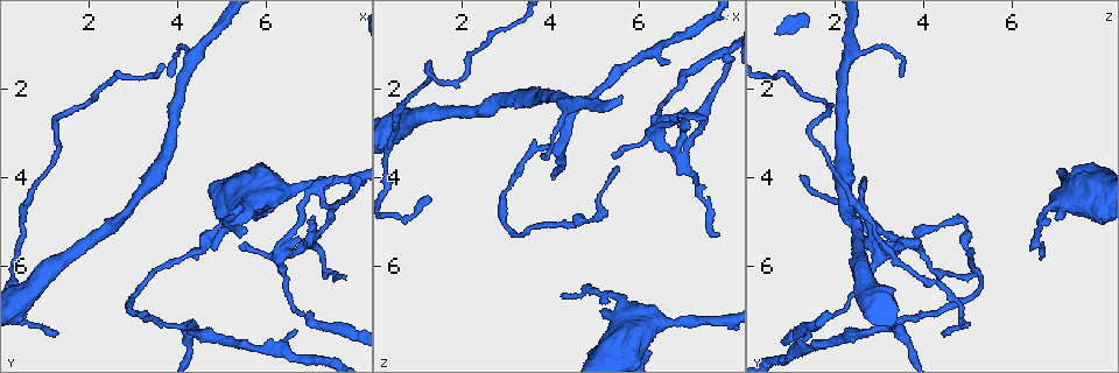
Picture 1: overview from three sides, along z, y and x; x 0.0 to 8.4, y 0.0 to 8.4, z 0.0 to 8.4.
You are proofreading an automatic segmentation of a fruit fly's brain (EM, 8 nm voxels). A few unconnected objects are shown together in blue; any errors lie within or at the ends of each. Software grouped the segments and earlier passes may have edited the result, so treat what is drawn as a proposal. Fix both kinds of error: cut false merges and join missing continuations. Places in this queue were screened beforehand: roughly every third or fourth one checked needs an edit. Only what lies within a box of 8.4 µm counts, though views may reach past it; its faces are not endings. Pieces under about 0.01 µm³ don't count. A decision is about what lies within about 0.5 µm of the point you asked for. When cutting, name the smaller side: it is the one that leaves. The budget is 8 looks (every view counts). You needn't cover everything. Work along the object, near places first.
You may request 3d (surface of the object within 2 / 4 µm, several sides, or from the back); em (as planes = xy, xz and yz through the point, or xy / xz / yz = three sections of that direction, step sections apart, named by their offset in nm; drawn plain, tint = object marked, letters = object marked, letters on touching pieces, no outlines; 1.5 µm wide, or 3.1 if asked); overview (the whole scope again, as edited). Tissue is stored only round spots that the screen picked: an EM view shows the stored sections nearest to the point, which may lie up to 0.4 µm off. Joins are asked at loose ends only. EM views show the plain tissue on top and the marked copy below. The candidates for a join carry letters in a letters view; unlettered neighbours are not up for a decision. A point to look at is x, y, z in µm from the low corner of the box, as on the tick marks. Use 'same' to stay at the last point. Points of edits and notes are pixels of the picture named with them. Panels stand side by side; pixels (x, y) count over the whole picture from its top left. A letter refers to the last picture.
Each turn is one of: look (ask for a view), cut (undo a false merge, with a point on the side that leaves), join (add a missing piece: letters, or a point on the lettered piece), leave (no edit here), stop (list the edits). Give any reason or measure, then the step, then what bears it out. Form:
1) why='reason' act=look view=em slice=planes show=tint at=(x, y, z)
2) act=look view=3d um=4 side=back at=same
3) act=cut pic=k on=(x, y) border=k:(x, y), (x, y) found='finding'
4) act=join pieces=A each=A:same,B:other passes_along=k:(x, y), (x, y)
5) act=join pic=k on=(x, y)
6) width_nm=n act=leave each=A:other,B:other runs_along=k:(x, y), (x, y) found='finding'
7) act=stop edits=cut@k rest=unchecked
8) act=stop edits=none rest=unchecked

why='end of a long branch' act=look view=em slice=planes show=letters at=(1.30, 7.55, 4.55)

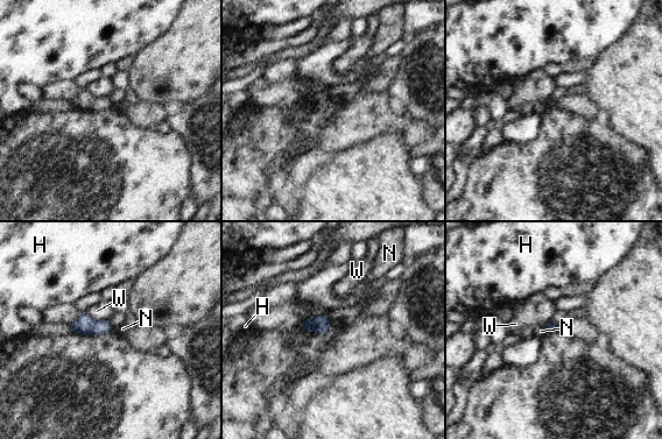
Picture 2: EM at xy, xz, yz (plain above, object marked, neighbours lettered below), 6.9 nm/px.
act=leave each=H:other,N:other,W:other border=2:(325, 316), (332, 324) found='no lettered piece goes on from it'

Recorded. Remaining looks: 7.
why='tapers out' act=look view=3d um=4 at=(4.20, 5.85, 6.65)

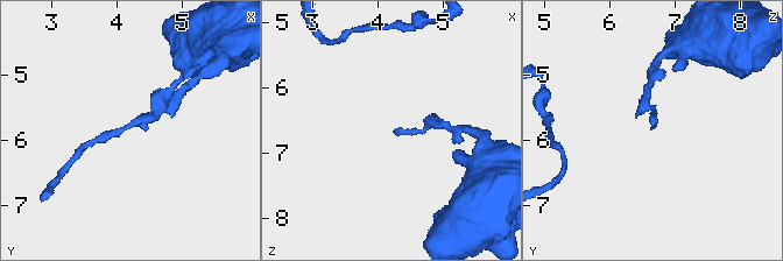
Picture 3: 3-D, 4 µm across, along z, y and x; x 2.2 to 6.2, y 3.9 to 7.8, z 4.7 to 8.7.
why='need the tissue' act=look view=em slice=yz step=8 show=tint at=(4.20, 5.75, 6.65)

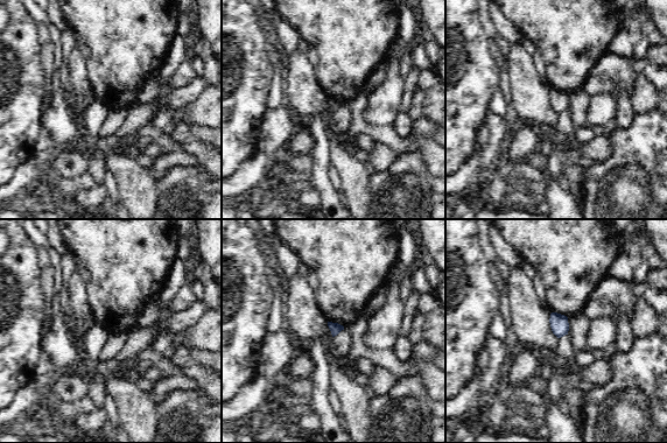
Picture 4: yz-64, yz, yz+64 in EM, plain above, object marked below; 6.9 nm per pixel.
act=look view=em slice=planes show=letters at=same

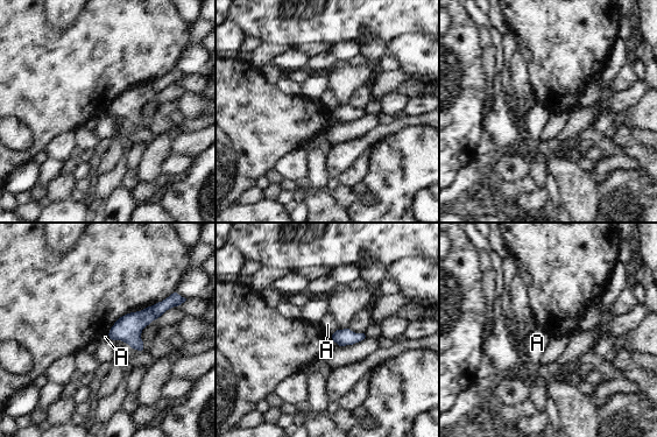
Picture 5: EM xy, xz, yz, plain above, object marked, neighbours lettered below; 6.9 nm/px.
act=leave each=A:other border=5:(337, 329), (331, 335) found='none of them fits'

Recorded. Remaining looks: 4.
why='thin end' act=look view=em slice=planes show=letters at=(7.80, 6.30, 5.30)

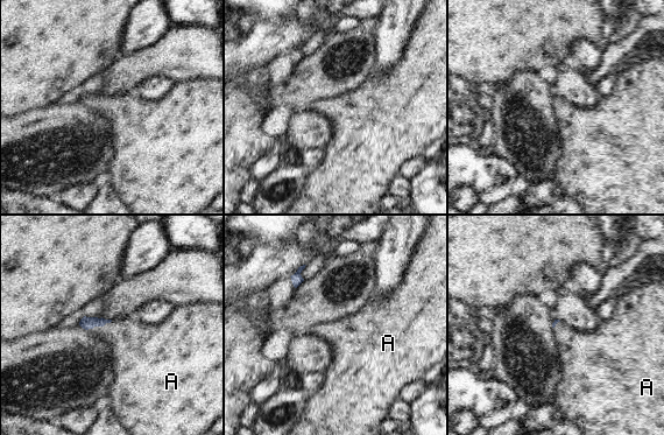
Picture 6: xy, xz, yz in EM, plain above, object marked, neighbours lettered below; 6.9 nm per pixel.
longest_contact=A:190nm act=join pieces=A each=A:same found='it goes on there'

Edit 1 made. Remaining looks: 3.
act=stop edits=join@6 rest=unchecked

